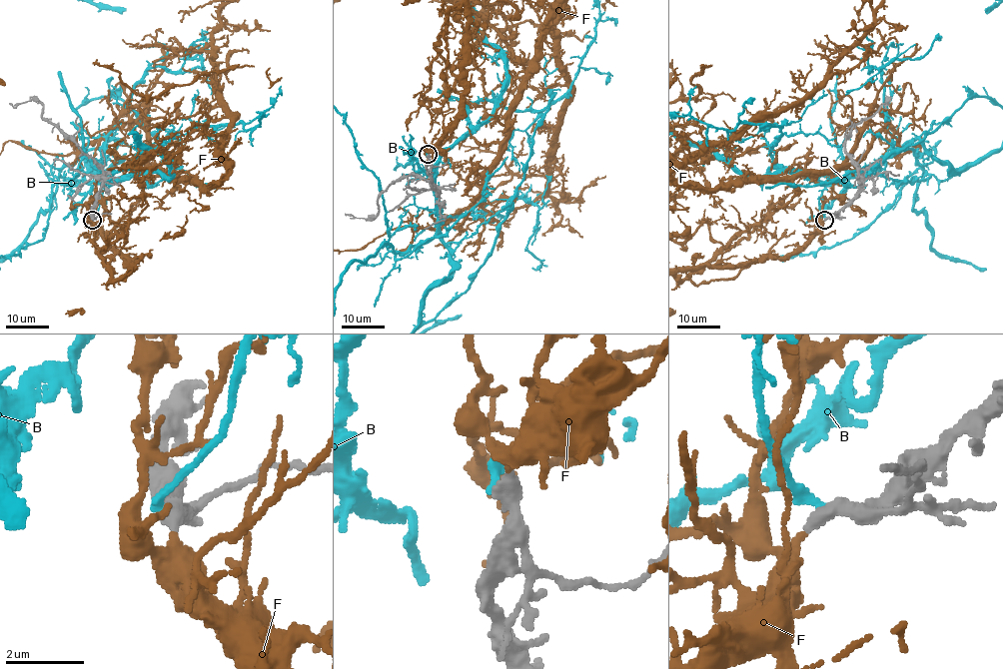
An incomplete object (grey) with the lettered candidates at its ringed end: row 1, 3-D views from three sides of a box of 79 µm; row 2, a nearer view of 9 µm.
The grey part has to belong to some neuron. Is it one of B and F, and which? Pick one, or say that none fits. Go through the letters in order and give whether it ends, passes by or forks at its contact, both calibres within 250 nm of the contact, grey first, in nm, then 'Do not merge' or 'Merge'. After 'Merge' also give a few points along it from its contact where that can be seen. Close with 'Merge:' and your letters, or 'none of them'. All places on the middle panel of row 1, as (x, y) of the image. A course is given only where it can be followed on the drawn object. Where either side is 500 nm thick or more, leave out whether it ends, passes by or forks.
B: It ends there. Thickness 460 nm (grey) against 240 nm. Do not merge
F: It passes by. Thickness 360 nm (grey) against 280 nm. Merge
Merge: F

